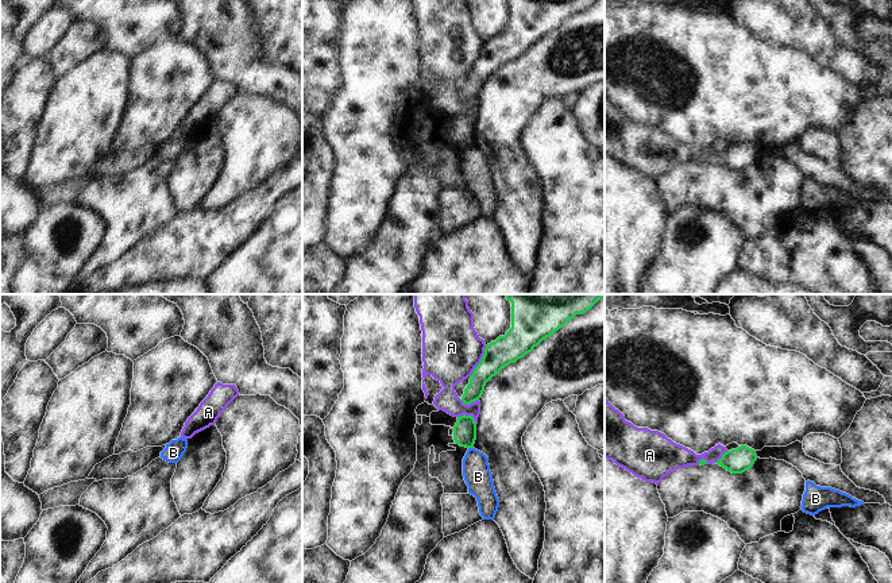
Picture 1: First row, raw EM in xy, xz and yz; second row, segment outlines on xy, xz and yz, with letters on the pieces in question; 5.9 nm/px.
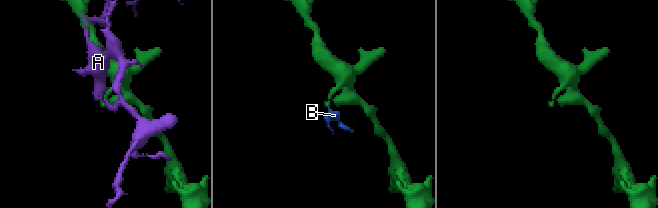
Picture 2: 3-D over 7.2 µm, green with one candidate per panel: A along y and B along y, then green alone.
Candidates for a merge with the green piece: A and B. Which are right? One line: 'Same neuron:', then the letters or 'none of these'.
Same neuron: none of these.

